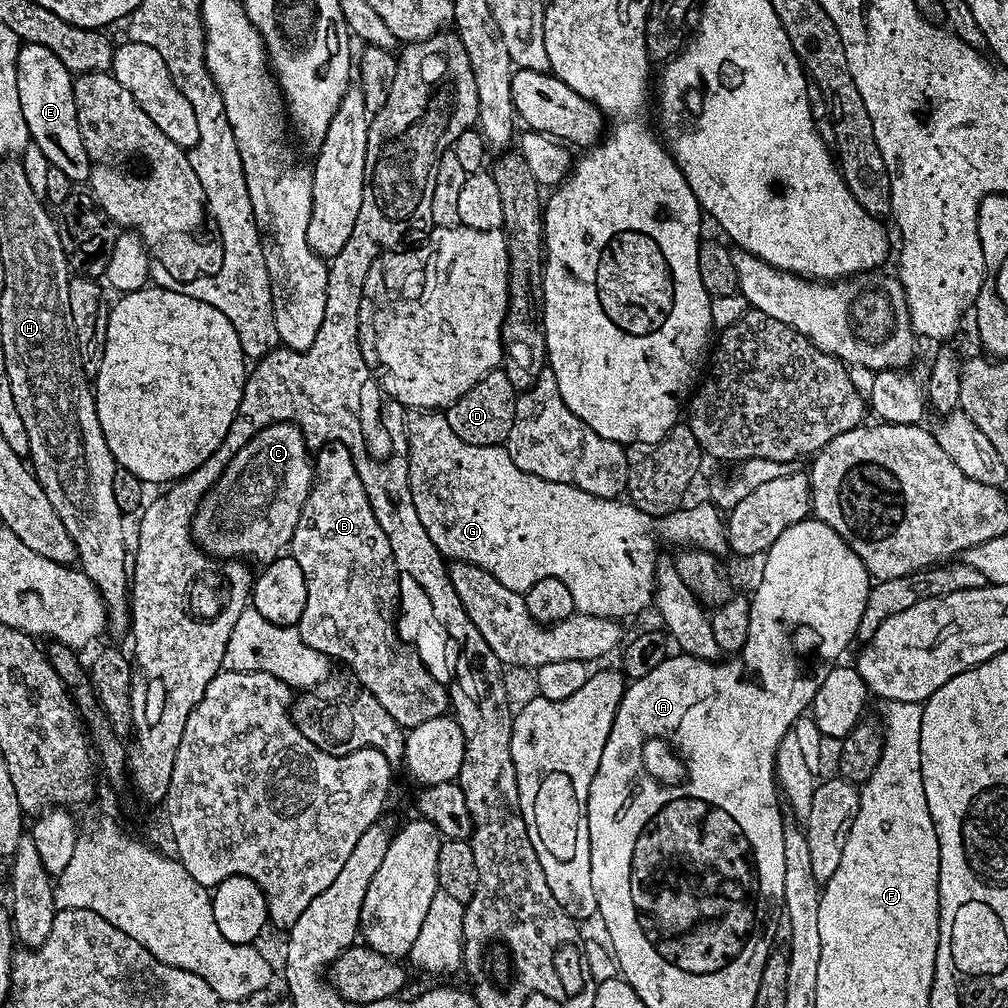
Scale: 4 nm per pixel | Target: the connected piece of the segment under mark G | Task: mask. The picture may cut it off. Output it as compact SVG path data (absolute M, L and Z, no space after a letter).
M420 410L409 415L406 420L406 435L408 437L408 488L412 491L412 504L414 515L422 518L422 526L426 526L426 534L438 546L441 554L452 562L463 562L472 564L476 568L481 568L484 572L489 572L502 586L506 586L512 592L521 594L527 593L533 584L537 584L542 578L558 578L570 590L572 595L572 606L575 611L585 612L591 616L607 616L609 618L621 618L620 616L632 616L635 612L640 612L644 607L651 605L654 600L654 581L656 579L656 569L658 557L656 558L656 540L652 537L652 532L648 529L648 516L644 512L639 512L635 508L637 505L623 504L623 499L617 498L607 500L598 498L581 488L575 488L573 484L563 484L562 482L550 482L537 476L526 474L514 466L510 458L507 447L491 444L490 446L474 446L470 442L462 442L454 430L450 430L450 422L447 415L440 410Z

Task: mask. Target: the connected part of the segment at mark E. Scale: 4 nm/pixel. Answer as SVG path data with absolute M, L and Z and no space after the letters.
M22 50L16 59L18 98L22 102L22 118L26 118L31 143L36 144L38 150L46 154L49 165L62 170L66 178L74 182L87 181L90 176L88 155L82 142L72 85L68 82L65 84L32 84L32 71L36 68L35 54L37 55L32 50Z

